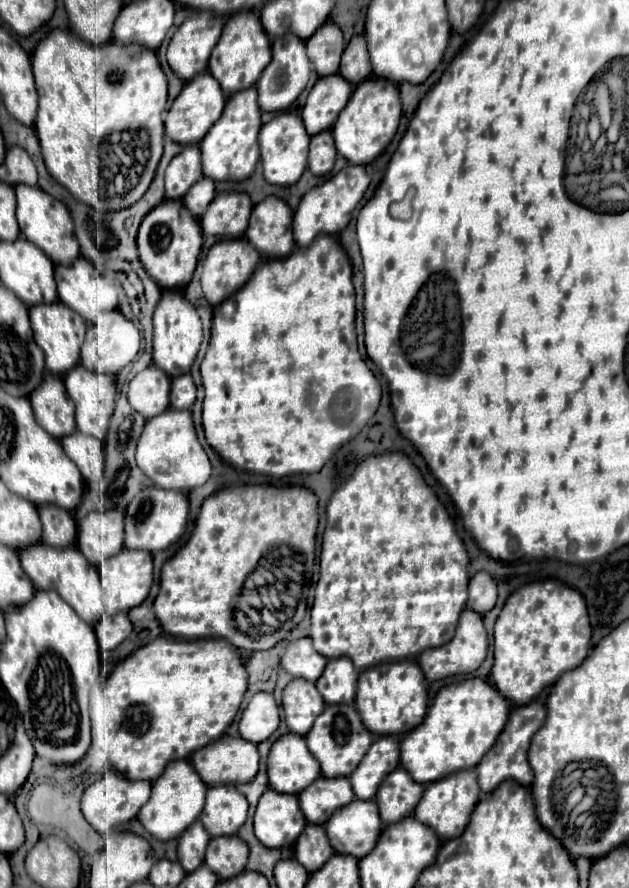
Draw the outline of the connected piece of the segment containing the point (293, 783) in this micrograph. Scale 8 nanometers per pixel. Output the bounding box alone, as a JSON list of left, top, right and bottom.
[268,736,320,794]

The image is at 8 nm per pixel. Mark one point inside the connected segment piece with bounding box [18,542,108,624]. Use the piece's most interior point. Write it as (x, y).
(77, 582)

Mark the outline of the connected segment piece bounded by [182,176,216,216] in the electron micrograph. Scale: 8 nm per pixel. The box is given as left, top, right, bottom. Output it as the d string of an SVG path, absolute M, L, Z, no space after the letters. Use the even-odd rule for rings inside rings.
M206 176L202 180L198 180L190 190L188 196L184 196L184 206L194 214L194 216L202 216L206 206L210 204L210 200L214 198L214 182L208 180Z

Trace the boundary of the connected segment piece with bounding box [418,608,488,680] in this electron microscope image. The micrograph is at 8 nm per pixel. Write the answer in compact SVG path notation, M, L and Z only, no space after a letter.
M466 608L460 614L460 622L458 622L454 638L448 644L442 644L440 648L424 650L418 658L418 664L428 680L440 680L440 678L454 676L454 674L474 672L484 662L486 652L488 652L488 636L486 636L486 630L482 624L482 616L478 612L472 612Z

